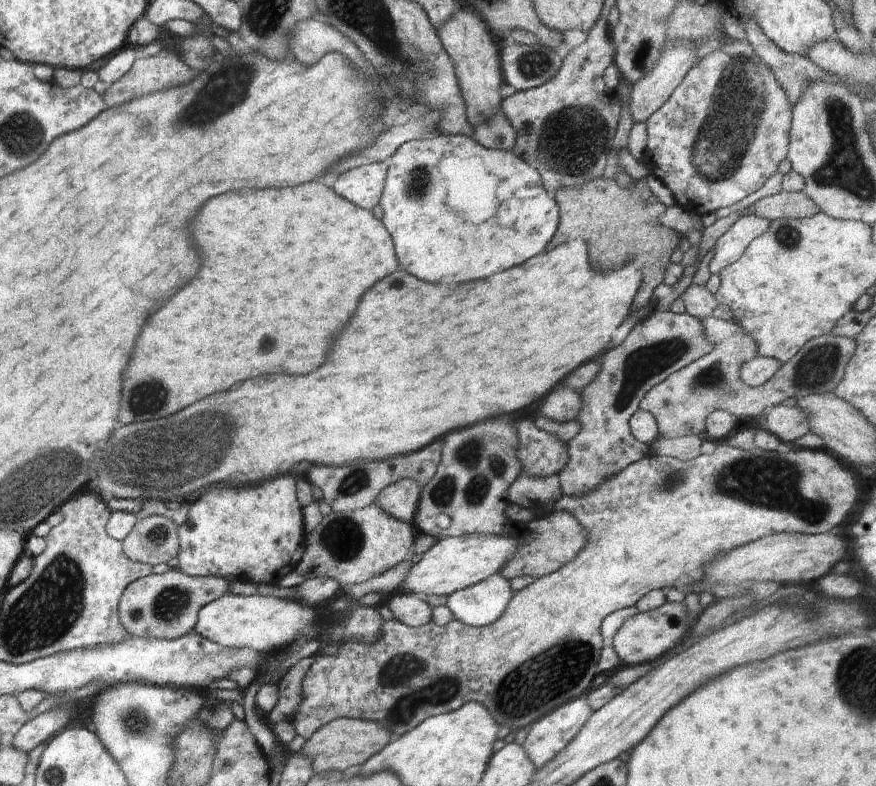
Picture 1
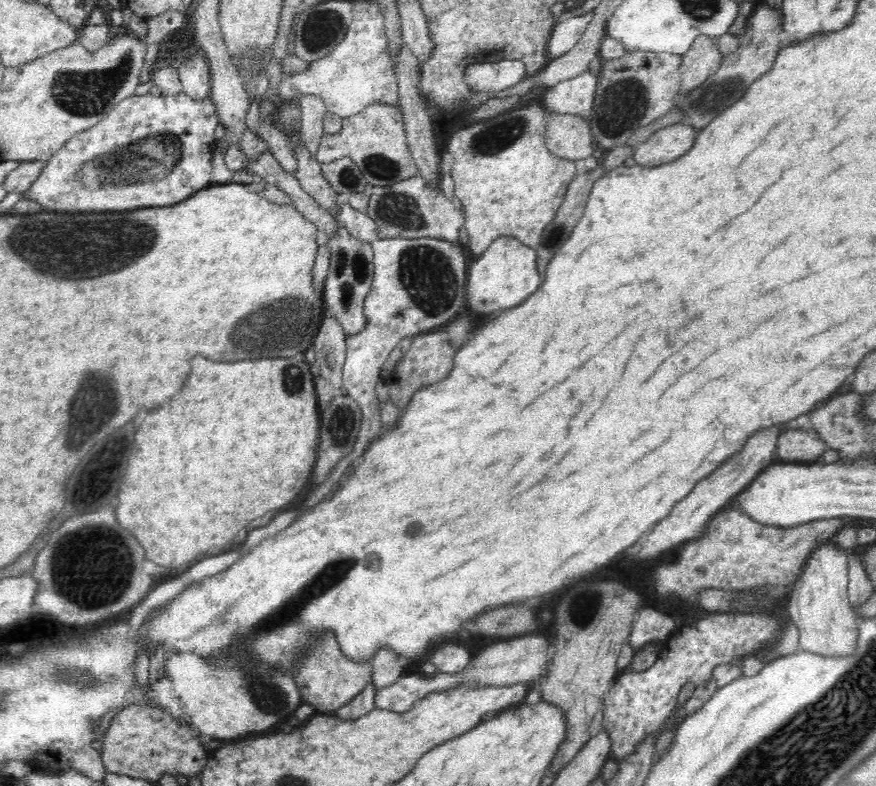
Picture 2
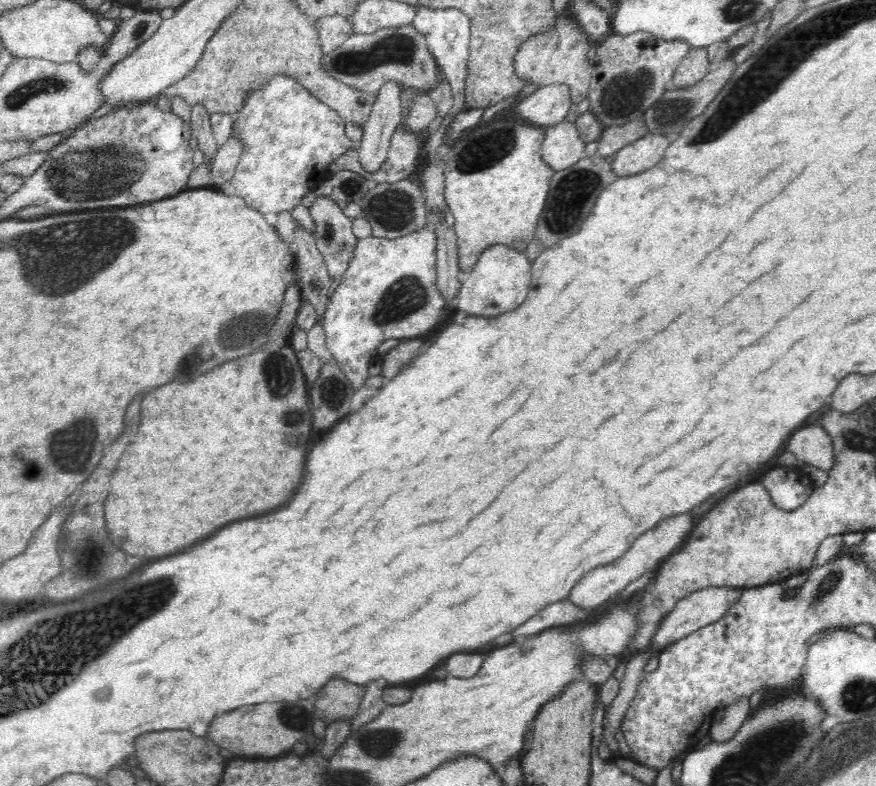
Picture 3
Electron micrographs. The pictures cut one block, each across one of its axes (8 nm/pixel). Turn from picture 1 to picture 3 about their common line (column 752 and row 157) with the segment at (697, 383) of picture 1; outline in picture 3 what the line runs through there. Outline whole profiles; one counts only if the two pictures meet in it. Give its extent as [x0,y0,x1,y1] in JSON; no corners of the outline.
[328,128,422,184]

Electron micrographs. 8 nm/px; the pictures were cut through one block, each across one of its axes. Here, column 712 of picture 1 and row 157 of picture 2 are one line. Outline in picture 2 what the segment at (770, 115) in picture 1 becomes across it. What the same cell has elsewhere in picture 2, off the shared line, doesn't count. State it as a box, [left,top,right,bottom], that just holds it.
[23,92,220,210]

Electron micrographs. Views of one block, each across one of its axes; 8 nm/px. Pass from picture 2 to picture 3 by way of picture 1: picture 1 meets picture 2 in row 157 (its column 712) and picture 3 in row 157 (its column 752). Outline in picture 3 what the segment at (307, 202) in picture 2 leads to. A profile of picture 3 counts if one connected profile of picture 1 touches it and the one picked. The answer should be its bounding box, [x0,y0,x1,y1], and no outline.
[210,134,244,188]

